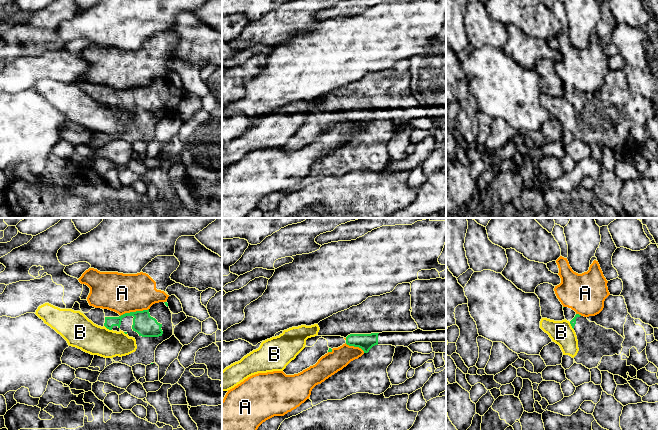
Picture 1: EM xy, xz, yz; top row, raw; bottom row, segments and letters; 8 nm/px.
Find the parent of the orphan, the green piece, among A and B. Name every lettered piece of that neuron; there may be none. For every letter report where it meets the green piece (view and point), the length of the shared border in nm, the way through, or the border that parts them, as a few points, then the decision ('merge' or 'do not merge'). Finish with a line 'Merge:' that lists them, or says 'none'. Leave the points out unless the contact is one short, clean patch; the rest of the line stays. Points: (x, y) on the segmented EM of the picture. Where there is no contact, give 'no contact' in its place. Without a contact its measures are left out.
A: meets green in xy at (134, 312); contact 240 nm long; border along xy (148, 308), (142, 311), (125, 312), (120, 316); do not merge
B: meets green in xy at (108, 328); contact 80 nm long; do not merge
Merge: none

